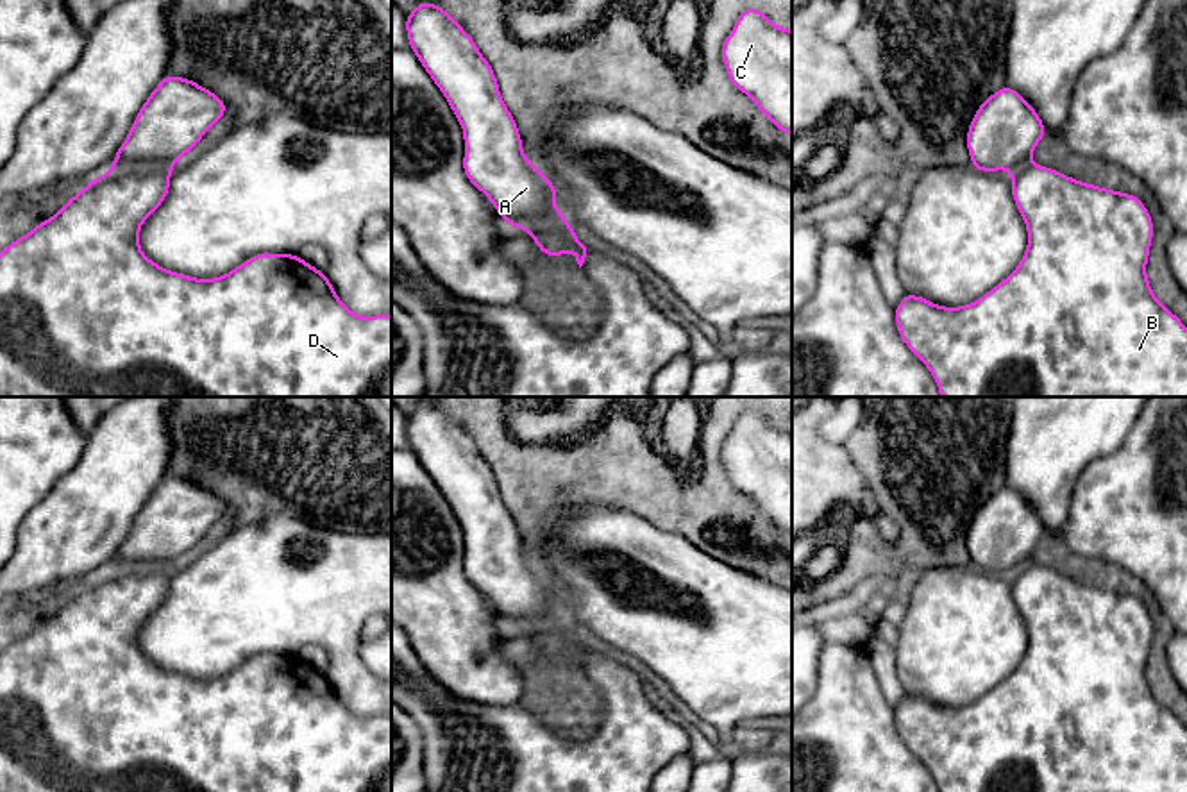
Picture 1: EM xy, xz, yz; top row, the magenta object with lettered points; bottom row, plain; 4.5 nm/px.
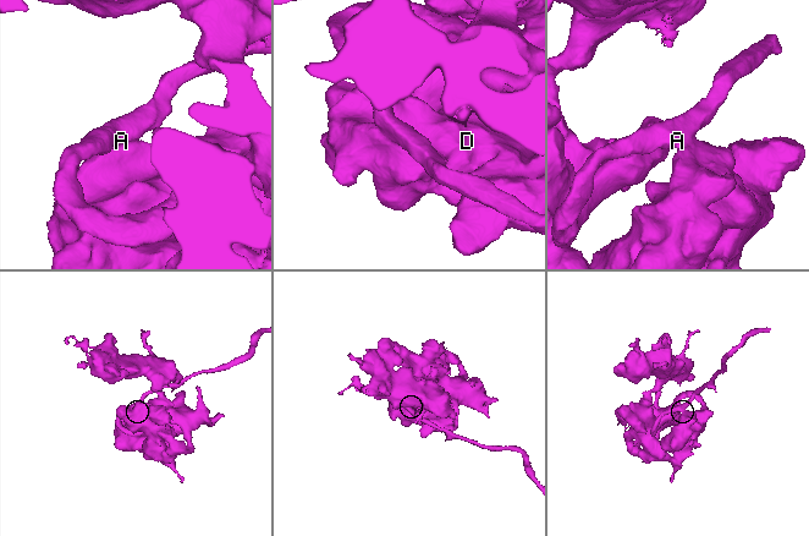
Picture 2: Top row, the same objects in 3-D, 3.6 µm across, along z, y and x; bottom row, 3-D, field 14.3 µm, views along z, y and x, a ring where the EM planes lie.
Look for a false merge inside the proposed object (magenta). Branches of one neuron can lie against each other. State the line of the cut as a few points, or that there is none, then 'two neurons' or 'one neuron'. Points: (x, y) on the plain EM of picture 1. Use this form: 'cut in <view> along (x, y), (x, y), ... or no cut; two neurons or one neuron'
no cut; one neuron

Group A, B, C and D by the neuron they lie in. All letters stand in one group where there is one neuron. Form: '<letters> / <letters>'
A B C D

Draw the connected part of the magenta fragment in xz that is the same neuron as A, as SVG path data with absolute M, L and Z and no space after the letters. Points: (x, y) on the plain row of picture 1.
M420 402L406 417L409 449L463 527L463 572L513 628L526 629L549 658L572 651L579 669L590 656L552 604L558 588L526 558L490 463L445 409Z

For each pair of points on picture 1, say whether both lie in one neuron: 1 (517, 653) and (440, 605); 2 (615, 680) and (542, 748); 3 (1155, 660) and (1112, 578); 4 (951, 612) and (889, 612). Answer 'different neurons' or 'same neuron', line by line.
1: different neurons
2: same neuron
3: same neuron
4: different neurons

